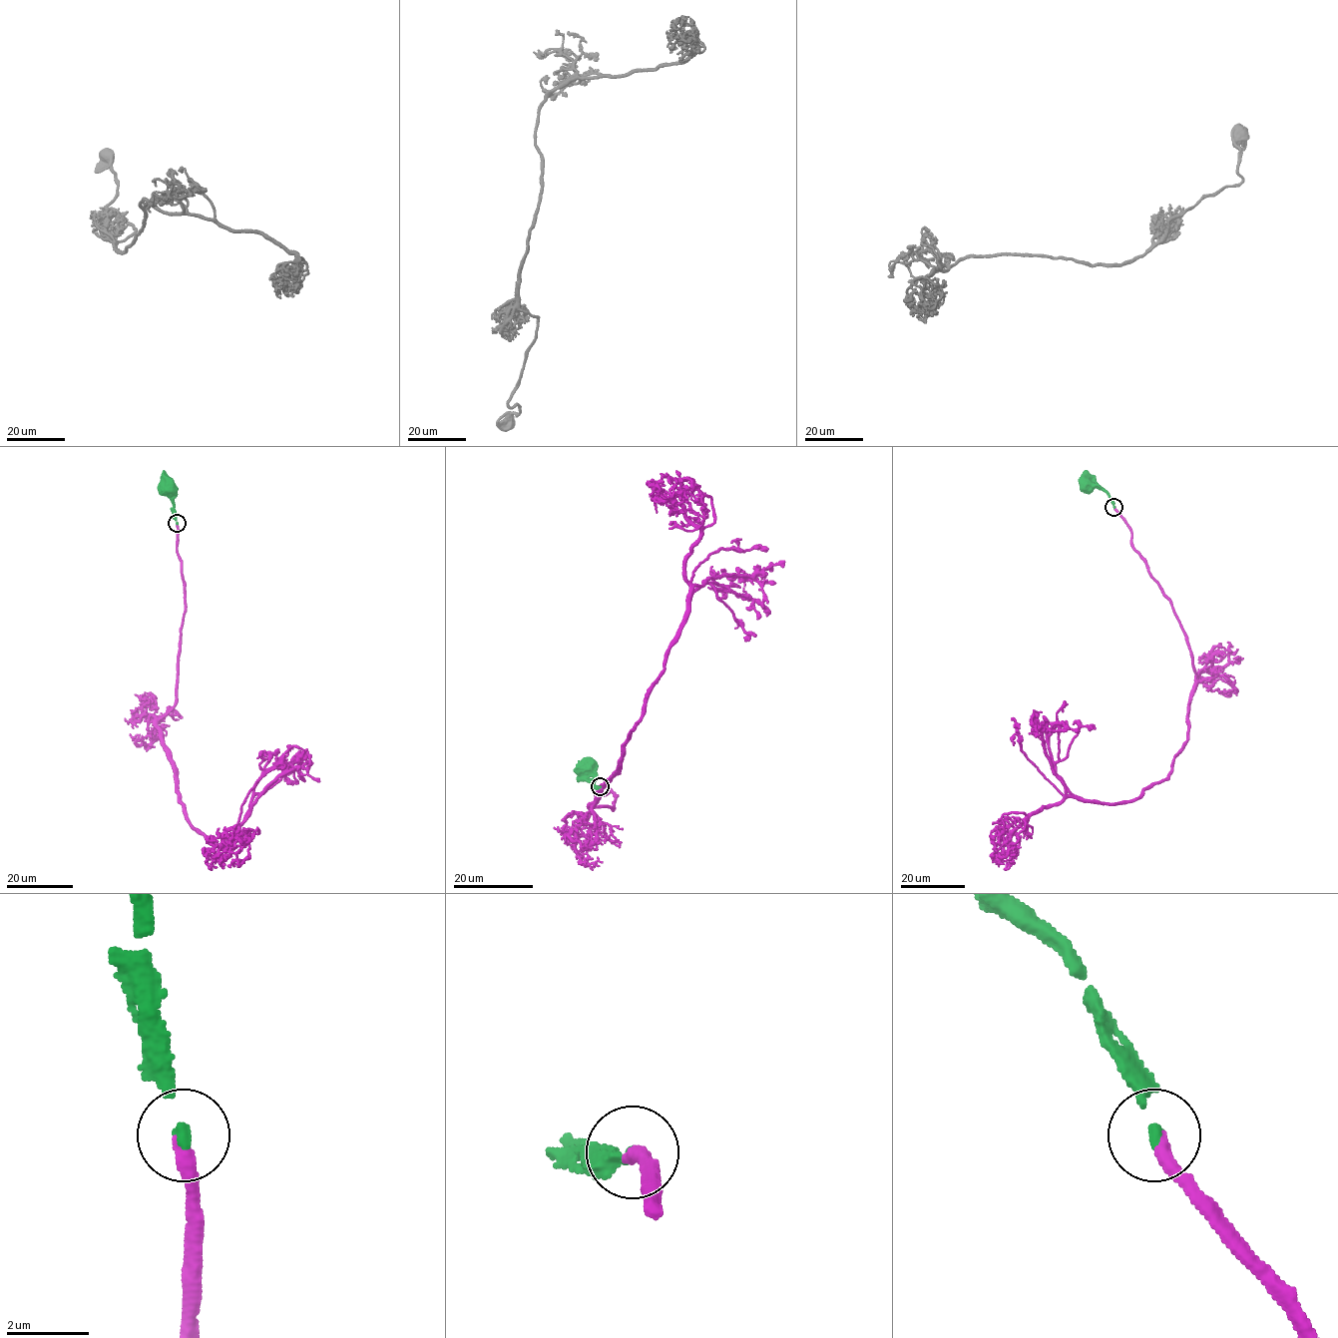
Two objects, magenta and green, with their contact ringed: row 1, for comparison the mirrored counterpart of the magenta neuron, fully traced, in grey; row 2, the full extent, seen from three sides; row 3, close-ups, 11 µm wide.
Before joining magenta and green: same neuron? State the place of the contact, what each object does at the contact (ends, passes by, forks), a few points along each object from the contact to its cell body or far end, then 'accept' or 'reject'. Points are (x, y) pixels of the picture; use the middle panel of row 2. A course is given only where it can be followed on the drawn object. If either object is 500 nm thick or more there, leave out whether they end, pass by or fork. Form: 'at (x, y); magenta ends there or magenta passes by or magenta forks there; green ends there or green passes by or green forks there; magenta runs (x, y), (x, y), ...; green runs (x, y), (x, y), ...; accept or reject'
at (600, 786); magenta ends there; green ends there; magenta runs (600, 786), (616, 794), (614, 809), (592, 802), (665, 668), (692, 572), (721, 549), (755, 548); green runs (600, 786), (596, 787), (586, 779), (585, 766); accept

